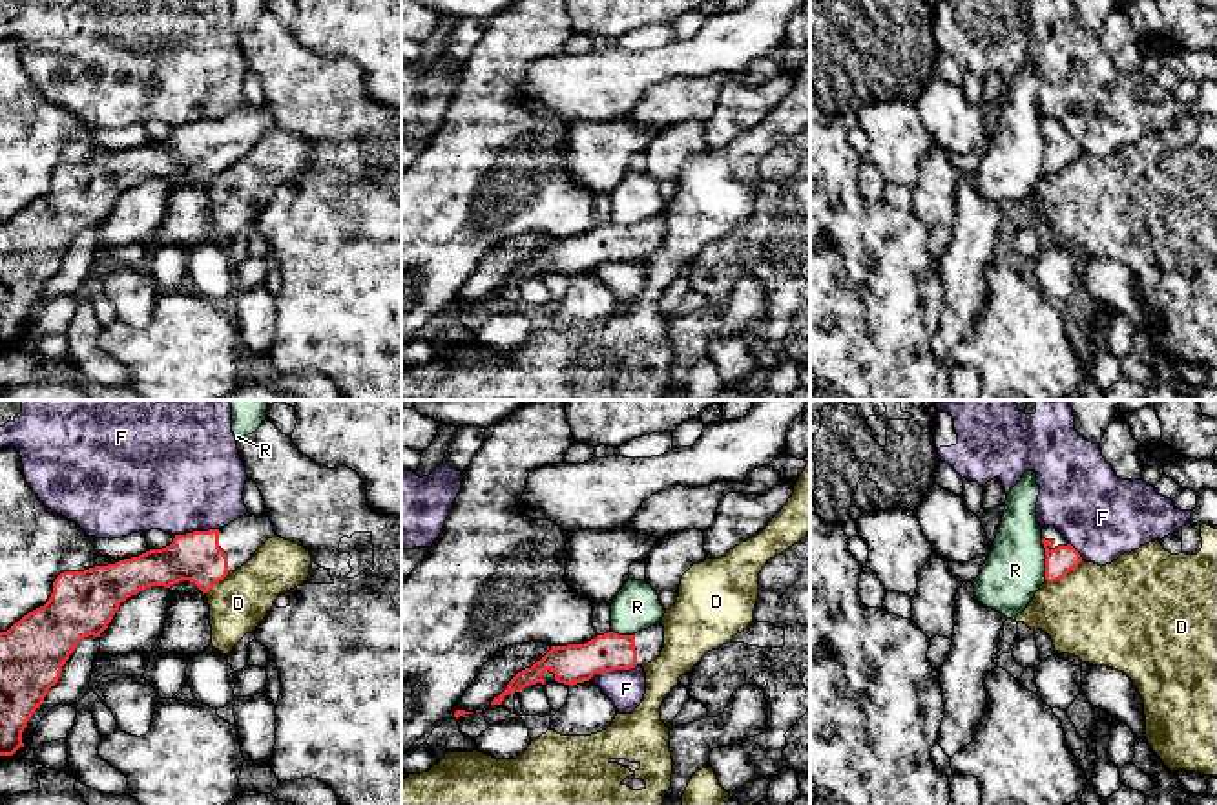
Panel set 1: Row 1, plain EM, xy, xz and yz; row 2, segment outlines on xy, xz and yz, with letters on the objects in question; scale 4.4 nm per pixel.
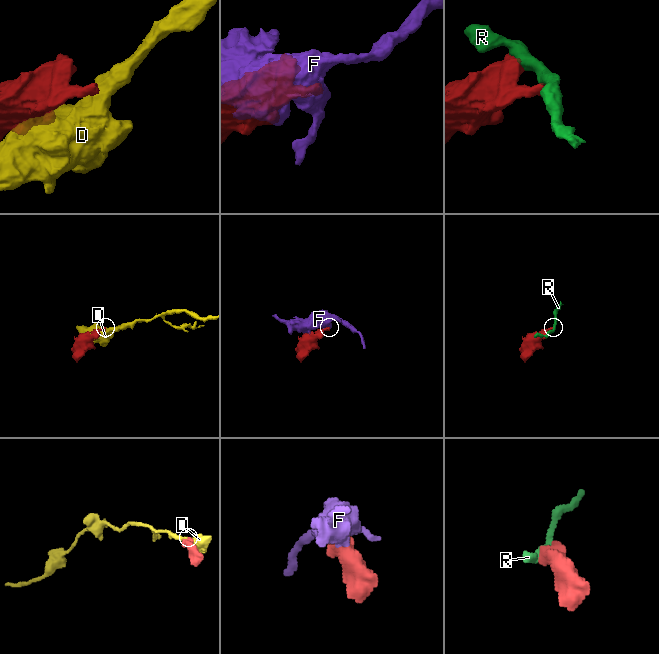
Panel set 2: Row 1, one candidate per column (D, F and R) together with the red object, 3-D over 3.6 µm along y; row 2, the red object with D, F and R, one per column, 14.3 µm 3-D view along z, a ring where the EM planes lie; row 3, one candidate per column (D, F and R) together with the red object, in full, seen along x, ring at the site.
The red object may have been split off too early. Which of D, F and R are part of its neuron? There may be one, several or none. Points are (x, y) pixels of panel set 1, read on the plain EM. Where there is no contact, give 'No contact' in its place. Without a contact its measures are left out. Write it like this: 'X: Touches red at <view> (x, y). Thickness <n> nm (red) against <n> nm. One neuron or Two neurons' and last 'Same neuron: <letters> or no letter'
D: Touches red at yz (1064, 167). Thickness 120 nm (red) against 440 nm. Two neurons
F: Touches red at xz (612, 261). Thickness 180 nm (red) against 170 nm. Two neurons
R: Touches red at yz (1046, 150). Thickness 120 nm (red) against 260 nm. Two neurons
Same neuron: no letter

